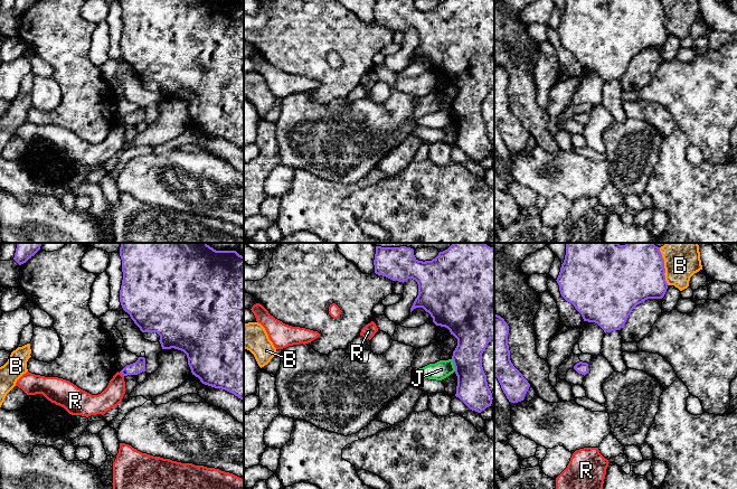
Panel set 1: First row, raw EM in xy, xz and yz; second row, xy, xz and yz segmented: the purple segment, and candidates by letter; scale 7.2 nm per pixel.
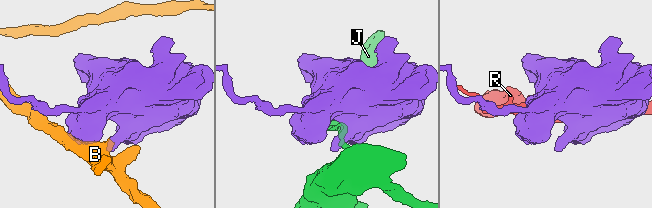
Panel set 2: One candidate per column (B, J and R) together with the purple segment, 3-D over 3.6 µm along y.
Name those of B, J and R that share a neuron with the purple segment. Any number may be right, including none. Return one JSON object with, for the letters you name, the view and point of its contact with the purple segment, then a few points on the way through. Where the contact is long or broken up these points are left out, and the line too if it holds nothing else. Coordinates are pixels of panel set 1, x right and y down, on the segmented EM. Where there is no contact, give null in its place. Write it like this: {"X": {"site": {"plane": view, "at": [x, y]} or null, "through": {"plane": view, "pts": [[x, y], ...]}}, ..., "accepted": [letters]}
{"accepted": []}

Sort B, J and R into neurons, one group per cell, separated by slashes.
B / J / R

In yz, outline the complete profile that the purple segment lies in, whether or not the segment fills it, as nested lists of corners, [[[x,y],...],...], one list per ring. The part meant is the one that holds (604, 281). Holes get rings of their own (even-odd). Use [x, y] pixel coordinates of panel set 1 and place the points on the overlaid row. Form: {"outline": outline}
{"outline": [[[566,243],[566,255],[557,283],[561,297],[582,314],[584,321],[597,323],[604,332],[624,327],[632,310],[648,299],[662,299],[667,292],[664,260],[653,243]]]}

